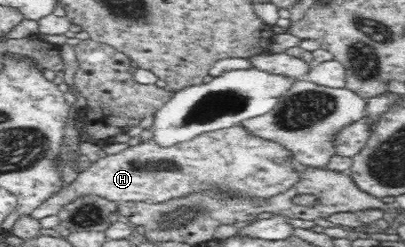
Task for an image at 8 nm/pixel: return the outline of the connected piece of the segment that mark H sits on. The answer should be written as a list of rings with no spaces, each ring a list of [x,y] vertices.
[[[244,126],[202,133],[166,149],[159,147],[154,137],[146,137],[146,141],[138,141],[138,145],[130,145],[121,153],[102,157],[89,166],[86,171],[80,171],[72,183],[64,185],[54,197],[42,202],[30,216],[41,220],[48,215],[56,215],[62,207],[88,195],[104,197],[116,203],[152,204],[207,192],[240,200],[274,200],[274,197],[282,197],[282,193],[290,192],[290,187],[300,181],[300,172],[304,168],[284,145],[255,137],[247,133]]]

